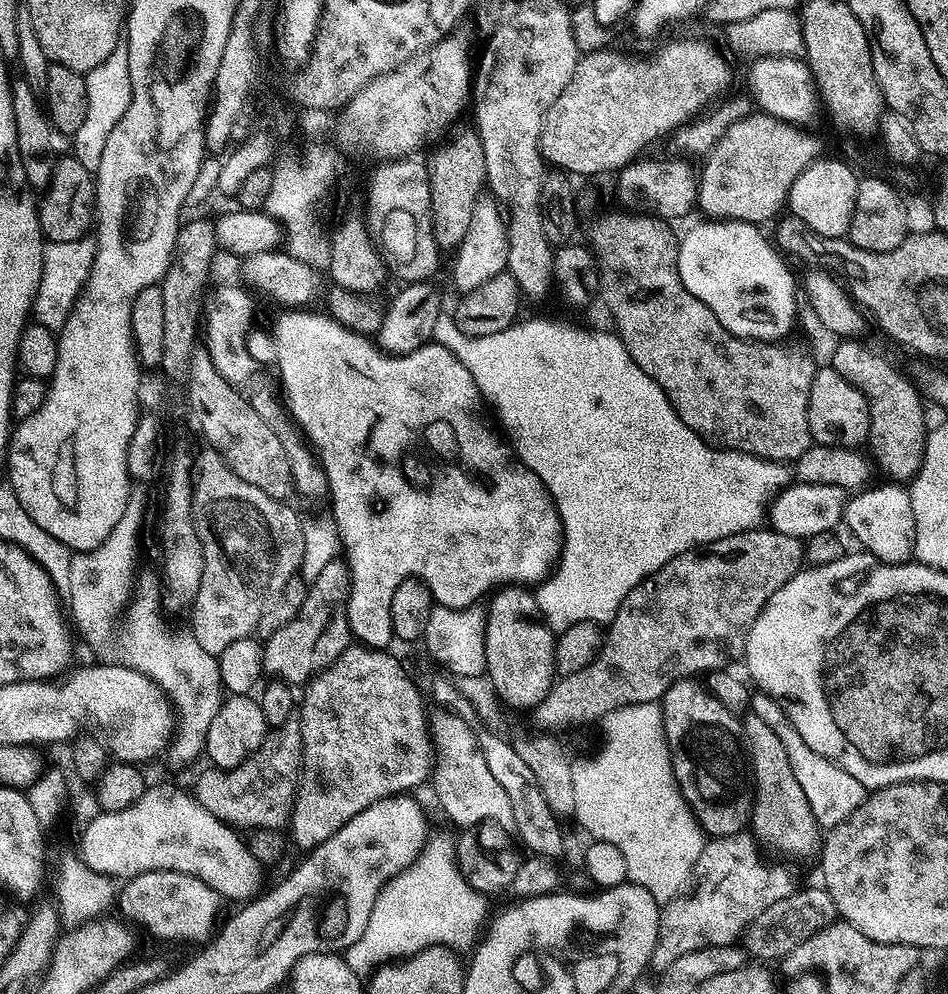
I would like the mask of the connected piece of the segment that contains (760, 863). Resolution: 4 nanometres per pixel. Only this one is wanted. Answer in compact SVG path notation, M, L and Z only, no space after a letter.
M748 834L720 836L705 843L692 871L697 888L677 896L660 909L658 942L651 962L653 969L663 970L670 962L682 958L682 954L690 954L690 950L737 943L764 910L770 910L774 902L792 893L791 870L784 864L767 864L756 847L757 841Z

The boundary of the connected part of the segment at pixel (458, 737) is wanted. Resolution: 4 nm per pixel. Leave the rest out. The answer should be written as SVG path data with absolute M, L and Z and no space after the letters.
M440 710L431 717L430 731L434 750L438 757L434 762L431 787L436 787L436 800L440 808L457 824L460 830L476 830L479 824L497 824L500 828L515 829L514 810L510 810L510 798L506 790L490 774L486 758L476 744L476 732L460 716Z

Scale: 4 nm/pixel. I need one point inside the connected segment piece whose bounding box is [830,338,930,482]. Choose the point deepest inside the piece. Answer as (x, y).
(897, 430)

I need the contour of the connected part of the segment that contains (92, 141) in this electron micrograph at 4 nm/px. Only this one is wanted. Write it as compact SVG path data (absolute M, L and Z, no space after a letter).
M121 46L102 62L102 66L94 66L94 70L83 73L86 82L86 119L78 126L75 136L71 137L71 151L86 166L86 170L95 173L98 162L102 162L102 149L106 146L106 138L110 138L110 130L118 126L122 114L126 114L126 106L132 101L132 87L128 77L128 50Z

